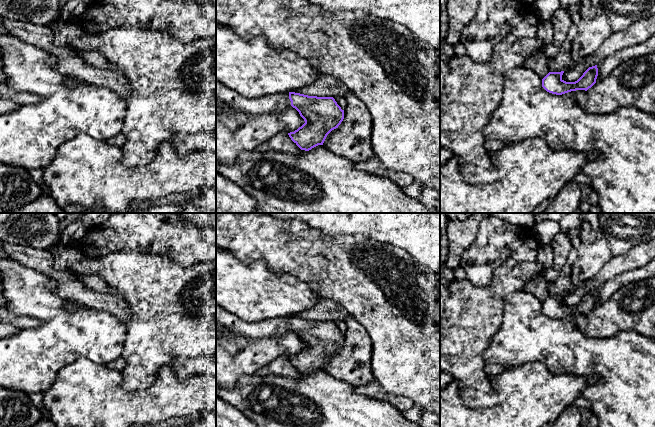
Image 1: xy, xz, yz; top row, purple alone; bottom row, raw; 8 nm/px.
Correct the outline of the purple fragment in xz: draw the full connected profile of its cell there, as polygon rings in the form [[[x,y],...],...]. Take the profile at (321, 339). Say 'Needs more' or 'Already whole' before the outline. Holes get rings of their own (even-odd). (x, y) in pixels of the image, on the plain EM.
Needs more. [[[216,305],[216,324],[227,326],[244,337],[254,339],[277,339],[292,330],[305,347],[288,359],[301,374],[305,375],[323,369],[327,359],[338,352],[344,343],[344,334],[333,321],[286,316],[249,323]]]

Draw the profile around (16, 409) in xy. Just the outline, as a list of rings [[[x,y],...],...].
[[[0,387],[0,427],[31,427],[42,417],[28,394]]]

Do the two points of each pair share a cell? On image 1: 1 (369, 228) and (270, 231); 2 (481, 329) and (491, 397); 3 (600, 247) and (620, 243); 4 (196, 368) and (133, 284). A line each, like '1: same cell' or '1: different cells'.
1: different cells
2: same cell
3: different cells
4: different cells

